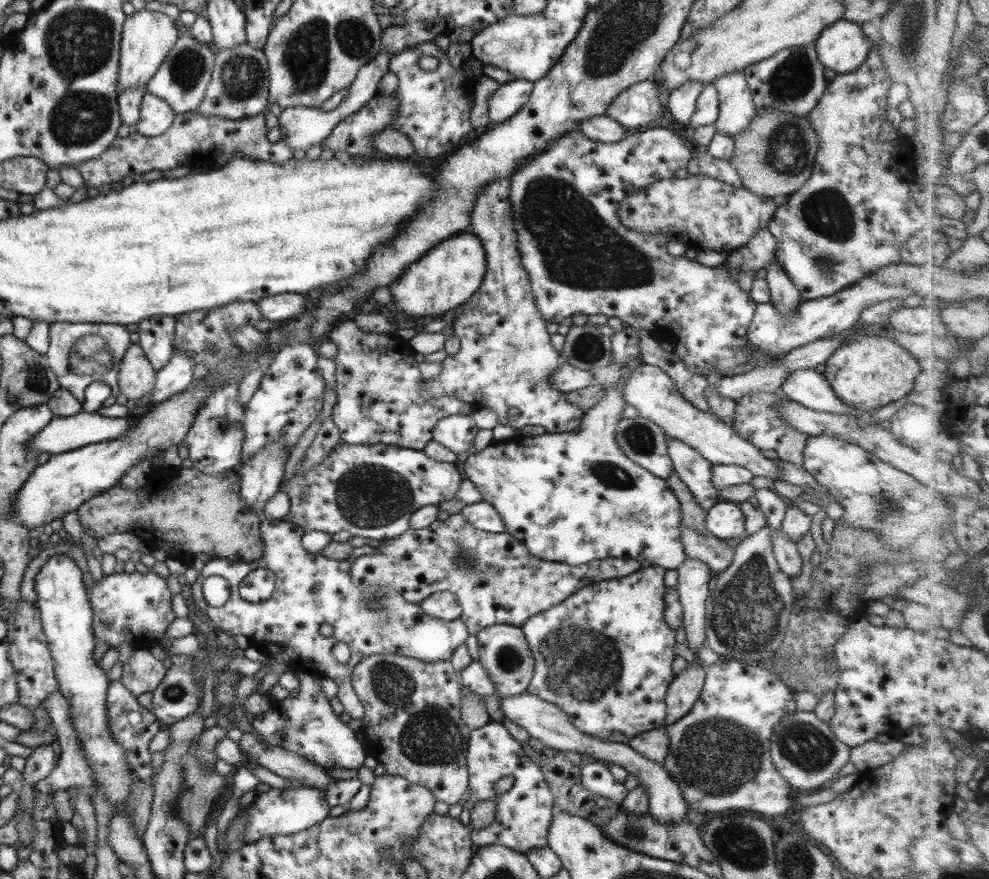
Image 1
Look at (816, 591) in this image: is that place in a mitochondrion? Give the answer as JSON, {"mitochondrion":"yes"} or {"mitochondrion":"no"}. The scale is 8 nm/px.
{"mitochondrion":"no"}

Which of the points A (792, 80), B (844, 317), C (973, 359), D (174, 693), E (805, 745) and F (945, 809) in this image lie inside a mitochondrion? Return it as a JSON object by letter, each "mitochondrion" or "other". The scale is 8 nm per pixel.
{"A":"mitochondrion","B":"other","C":"other","D":"mitochondrion","E":"mitochondrion","F":"other"}

